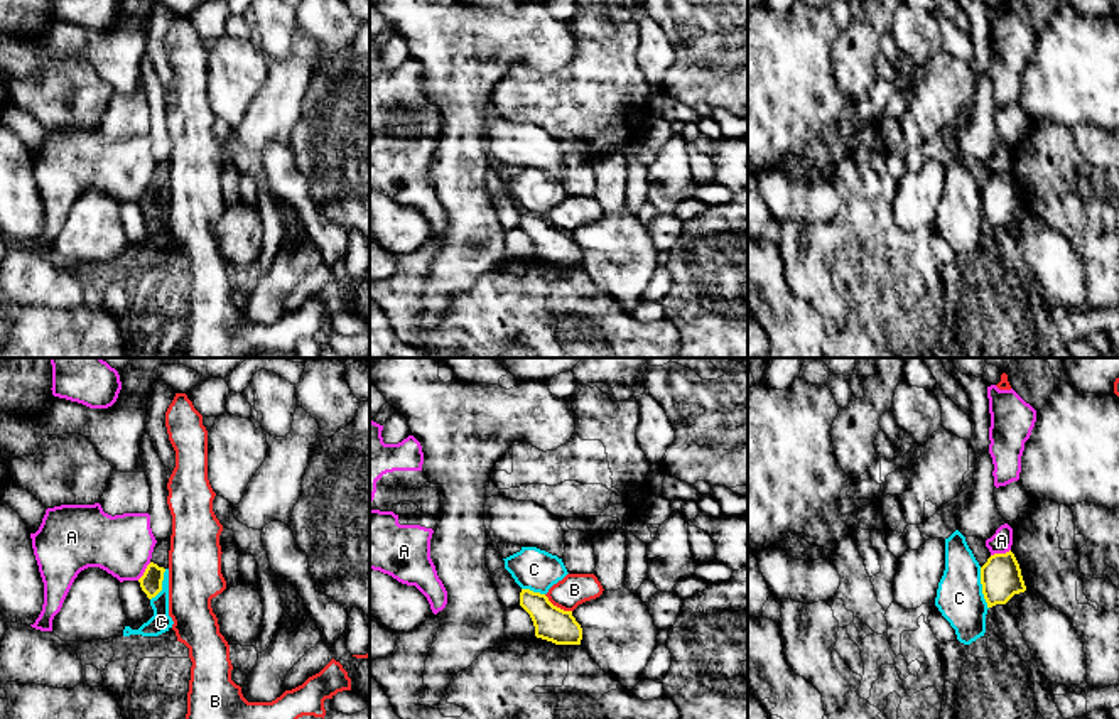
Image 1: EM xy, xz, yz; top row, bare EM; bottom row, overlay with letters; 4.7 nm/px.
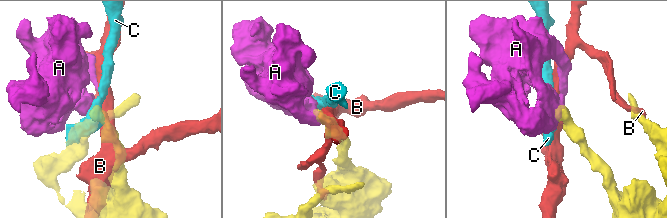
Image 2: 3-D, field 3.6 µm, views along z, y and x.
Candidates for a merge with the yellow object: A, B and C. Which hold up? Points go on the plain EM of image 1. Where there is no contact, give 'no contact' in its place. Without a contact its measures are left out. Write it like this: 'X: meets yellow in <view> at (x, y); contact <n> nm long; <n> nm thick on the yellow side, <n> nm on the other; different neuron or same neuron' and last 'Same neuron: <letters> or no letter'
A: meets yellow in yz at (1000, 176); contact 100 nm long; 190 nm thick on the yellow side, 100 nm on the other; different neuron
B: meets yellow in xz at (556, 228); contact 160 nm long; 160 nm thick on the yellow side, 150 nm on the other; different neuron
C: meets yellow in yz at (983, 210); contact 200 nm long; 190 nm thick on the yellow side, 220 nm on the other; different neuron
Same neuron: no letter

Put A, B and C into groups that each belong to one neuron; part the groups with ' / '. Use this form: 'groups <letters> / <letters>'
groups A / B / C

